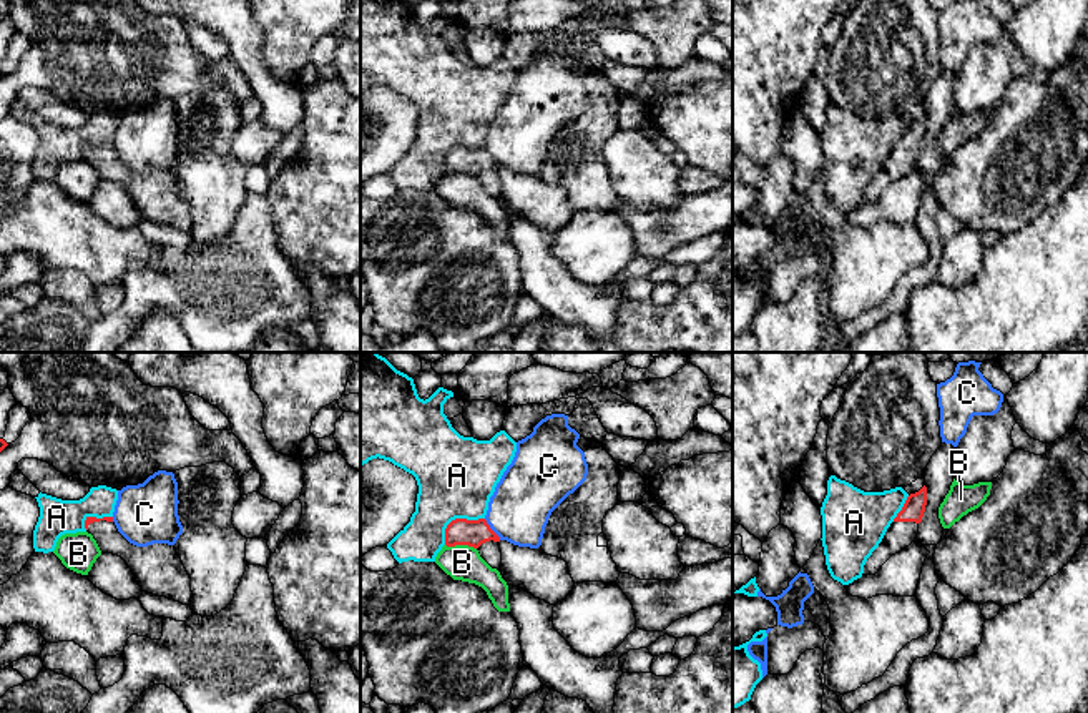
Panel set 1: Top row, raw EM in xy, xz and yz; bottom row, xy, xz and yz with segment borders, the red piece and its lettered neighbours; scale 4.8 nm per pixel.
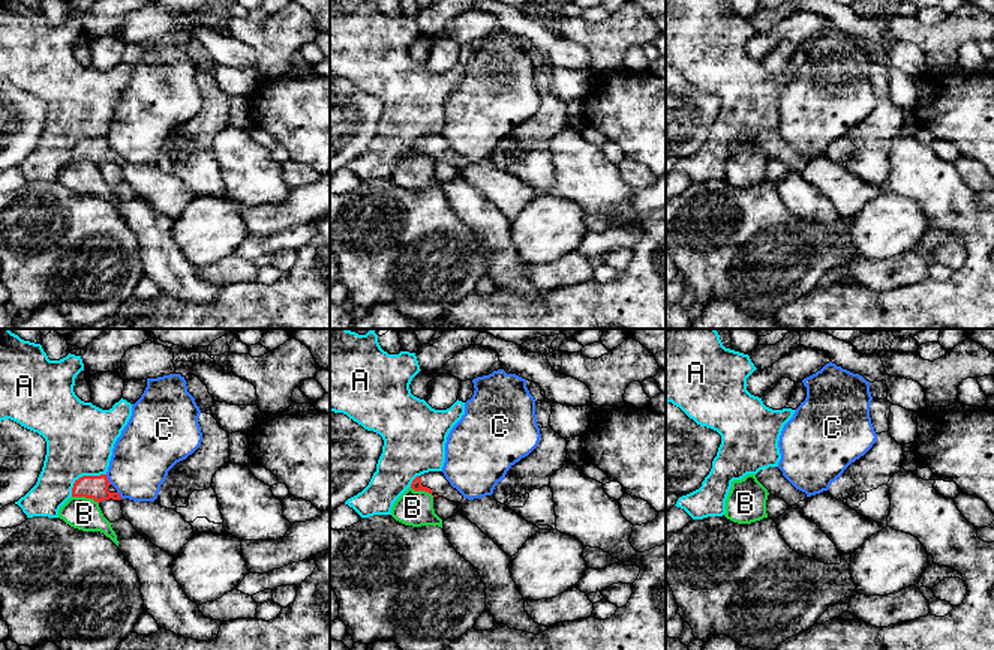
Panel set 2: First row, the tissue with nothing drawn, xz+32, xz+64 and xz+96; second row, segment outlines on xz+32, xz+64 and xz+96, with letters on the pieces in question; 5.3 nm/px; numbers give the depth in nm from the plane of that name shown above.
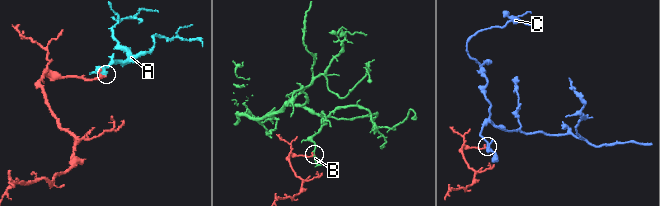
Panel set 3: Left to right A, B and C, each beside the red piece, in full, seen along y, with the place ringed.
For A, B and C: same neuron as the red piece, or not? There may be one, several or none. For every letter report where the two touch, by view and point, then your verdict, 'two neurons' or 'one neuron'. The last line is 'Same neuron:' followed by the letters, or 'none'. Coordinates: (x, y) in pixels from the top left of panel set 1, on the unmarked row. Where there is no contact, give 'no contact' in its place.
A: meets red in xz at (455, 147); two neurons
B: meets red in xz at (460, 172); two neurons
C: meets red in xz at (490, 157); two neurons
Same neuron: none

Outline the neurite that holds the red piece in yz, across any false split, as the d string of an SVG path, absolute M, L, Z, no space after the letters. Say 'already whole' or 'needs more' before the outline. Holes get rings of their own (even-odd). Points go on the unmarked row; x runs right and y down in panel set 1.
needs more; M924 113L919 120L907 125L902 138L887 156L882 170L867 186L862 203L875 203L892 183L917 168L919 151L922 150L925 133L927 115Z

